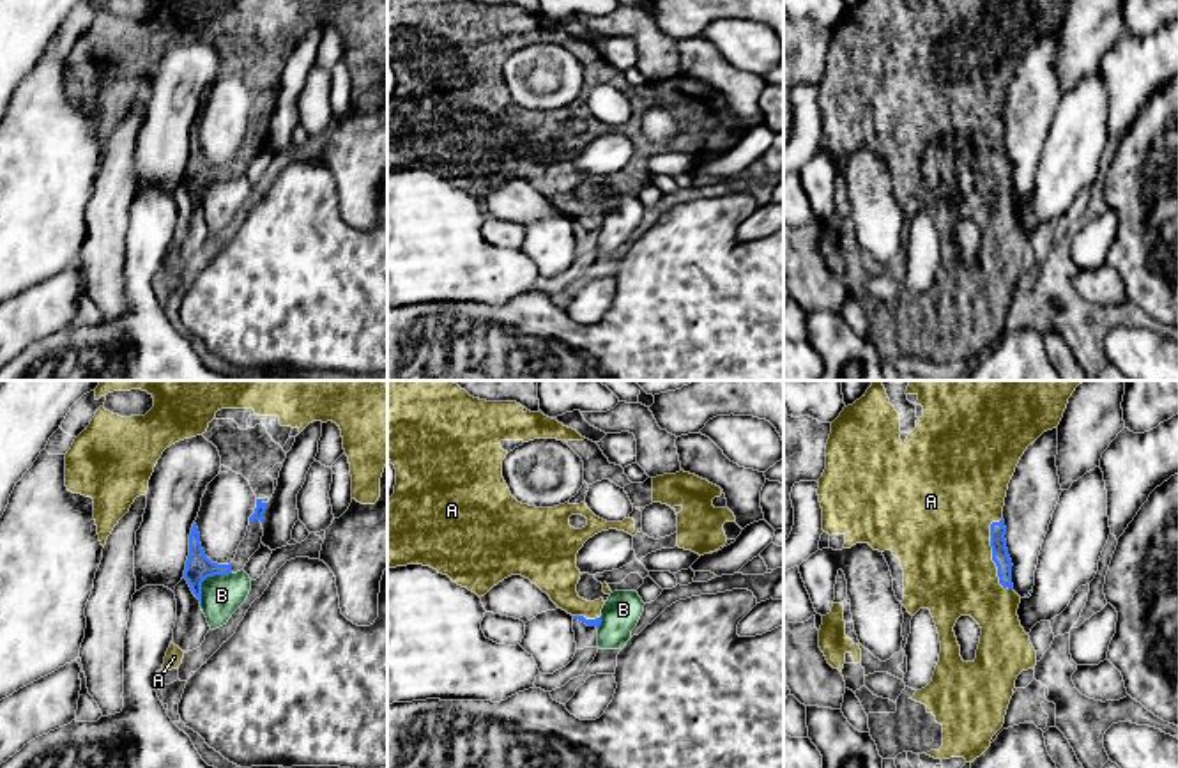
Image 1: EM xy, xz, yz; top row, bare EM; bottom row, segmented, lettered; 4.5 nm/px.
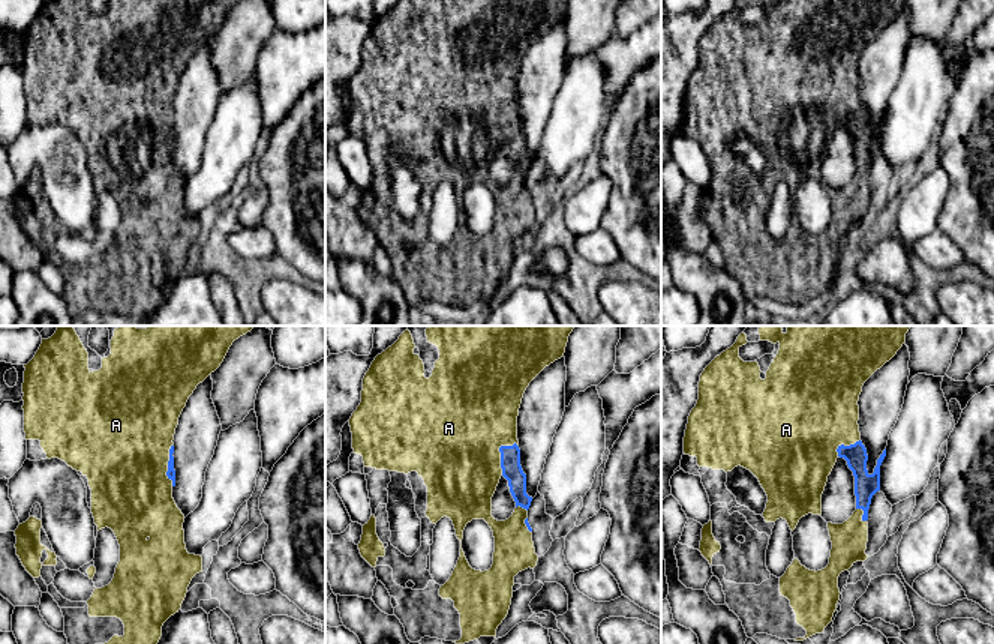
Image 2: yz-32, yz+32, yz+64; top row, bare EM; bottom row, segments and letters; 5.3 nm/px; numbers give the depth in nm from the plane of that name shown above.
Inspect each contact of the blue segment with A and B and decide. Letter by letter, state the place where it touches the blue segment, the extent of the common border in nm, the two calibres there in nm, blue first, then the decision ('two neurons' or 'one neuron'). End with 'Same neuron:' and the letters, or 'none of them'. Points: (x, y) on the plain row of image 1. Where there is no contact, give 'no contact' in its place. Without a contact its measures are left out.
A: yz (993, 158) | 340 nm | 80/440 nm | one neuron
B: xy (206, 181) | 220 nm | 120/190 nm | two neurons
Same neuron: A

